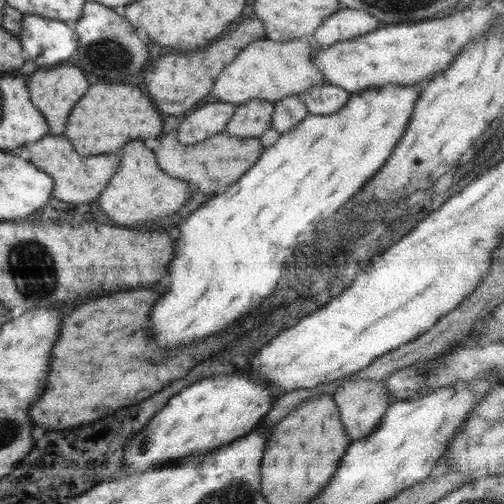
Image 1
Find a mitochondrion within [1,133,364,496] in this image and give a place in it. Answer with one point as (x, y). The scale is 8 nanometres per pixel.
(33, 270)

